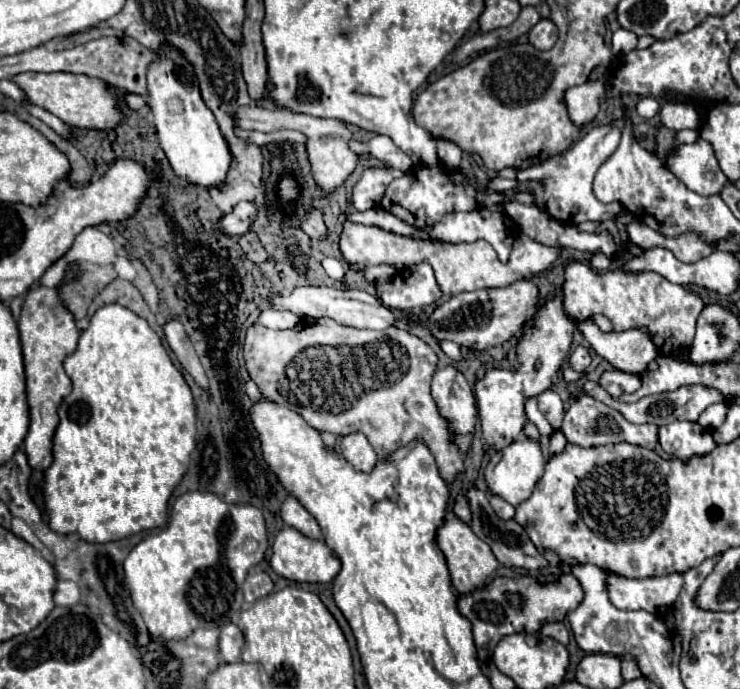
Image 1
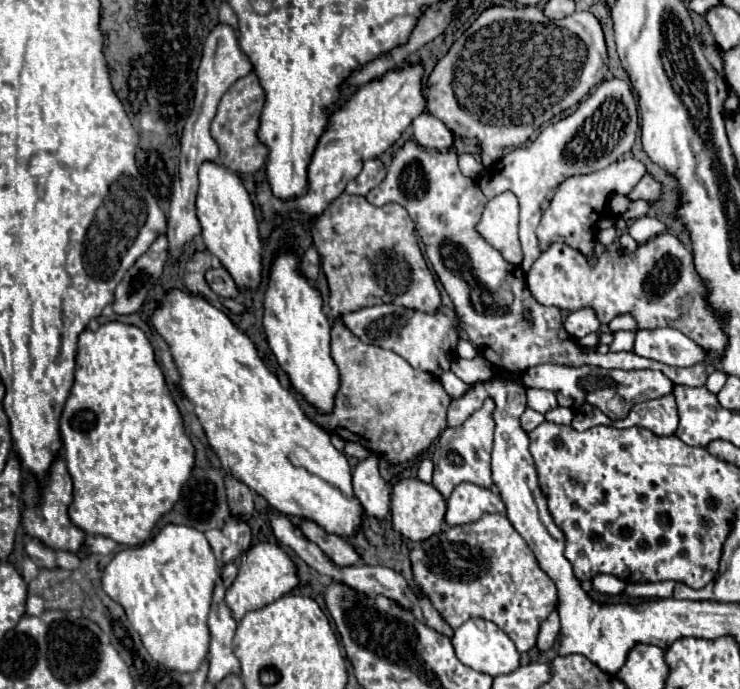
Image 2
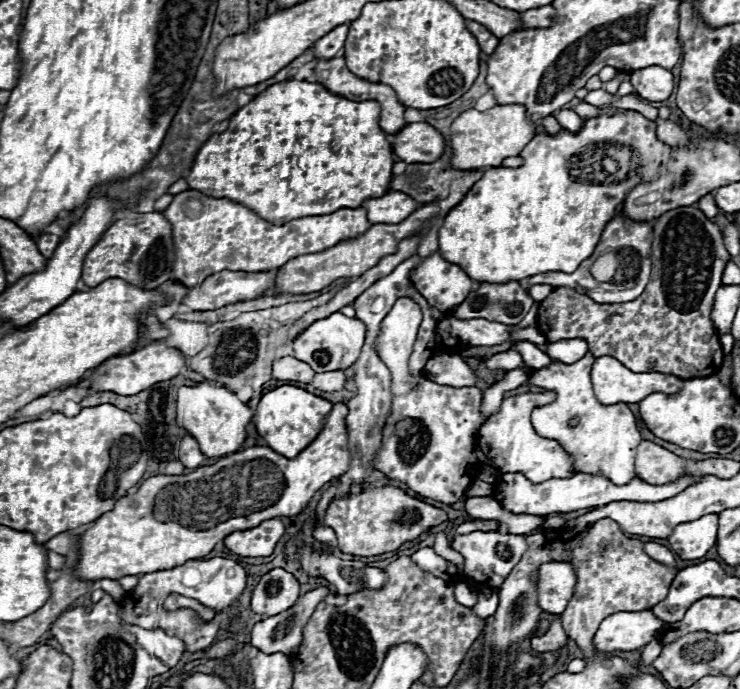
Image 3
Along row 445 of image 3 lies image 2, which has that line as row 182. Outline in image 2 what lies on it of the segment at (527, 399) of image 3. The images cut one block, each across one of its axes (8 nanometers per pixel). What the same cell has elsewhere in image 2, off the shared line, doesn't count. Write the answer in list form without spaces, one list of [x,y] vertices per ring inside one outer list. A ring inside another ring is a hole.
[[[608,78],[596,88],[594,94],[580,102],[576,112],[562,118],[560,122],[544,126],[540,136],[526,148],[516,148],[508,152],[494,166],[484,170],[482,178],[478,180],[478,186],[486,198],[494,198],[504,190],[510,190],[520,200],[520,244],[524,252],[520,268],[524,274],[530,272],[532,264],[542,254],[536,238],[536,226],[558,184],[568,176],[590,174],[616,162],[634,146],[636,130],[638,114],[632,90],[628,96],[626,82],[618,78]]]

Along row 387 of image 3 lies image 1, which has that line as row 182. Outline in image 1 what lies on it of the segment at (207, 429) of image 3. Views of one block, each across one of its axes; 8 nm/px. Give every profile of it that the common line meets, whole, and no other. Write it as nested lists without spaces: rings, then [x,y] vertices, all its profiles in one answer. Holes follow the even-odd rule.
[[[162,44],[158,58],[148,66],[148,106],[154,116],[154,126],[158,132],[158,142],[166,152],[174,172],[182,184],[196,184],[212,188],[226,182],[232,156],[224,136],[220,134],[216,116],[206,108],[198,78],[194,76],[194,66],[182,56],[180,48],[172,44]]]

